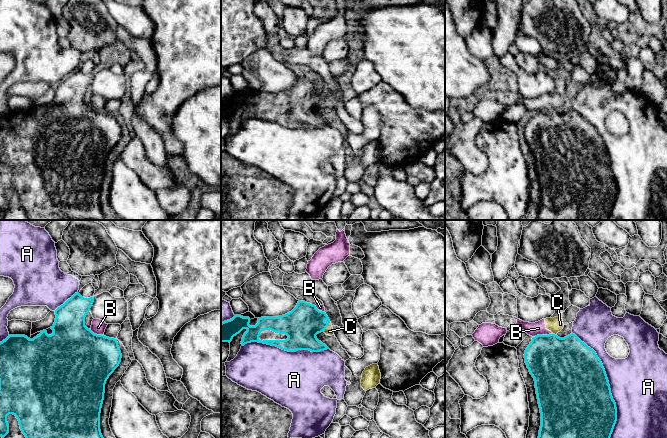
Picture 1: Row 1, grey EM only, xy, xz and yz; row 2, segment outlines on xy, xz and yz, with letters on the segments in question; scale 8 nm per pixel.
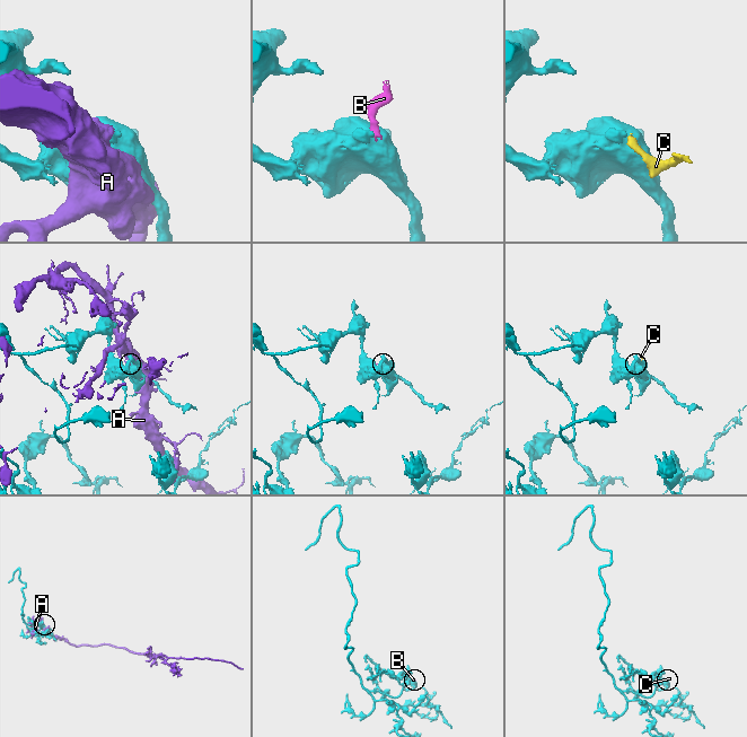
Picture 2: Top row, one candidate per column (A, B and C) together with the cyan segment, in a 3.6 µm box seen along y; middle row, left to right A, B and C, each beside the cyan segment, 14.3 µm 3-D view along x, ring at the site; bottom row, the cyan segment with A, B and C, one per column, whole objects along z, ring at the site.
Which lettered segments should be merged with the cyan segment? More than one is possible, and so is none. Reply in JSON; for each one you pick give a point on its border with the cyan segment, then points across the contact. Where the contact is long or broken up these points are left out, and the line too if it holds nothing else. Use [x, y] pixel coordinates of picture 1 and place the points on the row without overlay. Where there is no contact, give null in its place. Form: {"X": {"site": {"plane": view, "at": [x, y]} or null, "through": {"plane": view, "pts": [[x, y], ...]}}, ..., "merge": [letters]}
{"merge": []}

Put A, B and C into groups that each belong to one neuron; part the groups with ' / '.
A / B C

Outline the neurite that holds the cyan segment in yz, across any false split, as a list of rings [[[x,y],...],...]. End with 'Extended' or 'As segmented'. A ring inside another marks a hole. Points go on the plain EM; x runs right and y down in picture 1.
[[[555,110],[532,114],[524,130],[525,139],[534,154],[541,189],[540,220],[607,220],[617,197],[617,184],[609,157],[596,128],[575,110],[560,114]]]. As segmented

